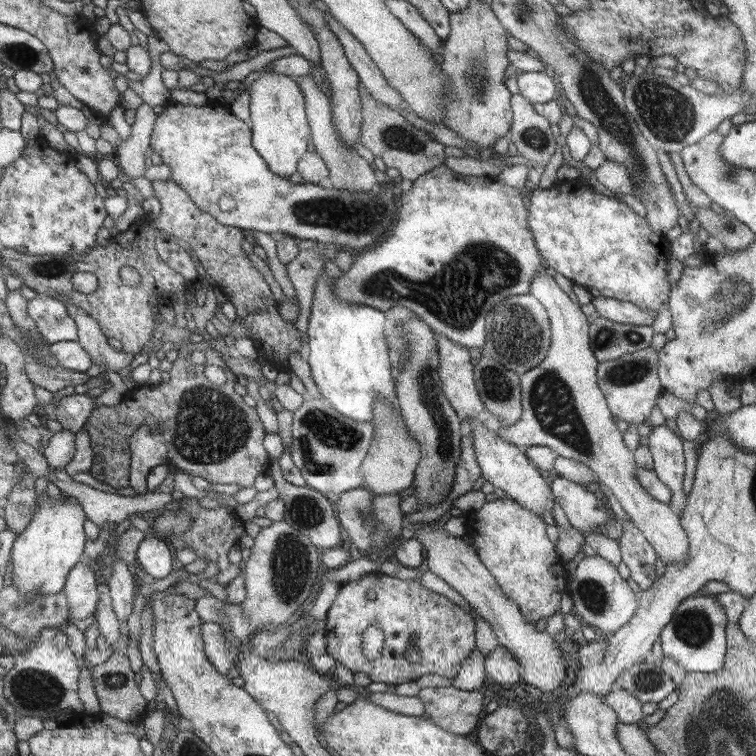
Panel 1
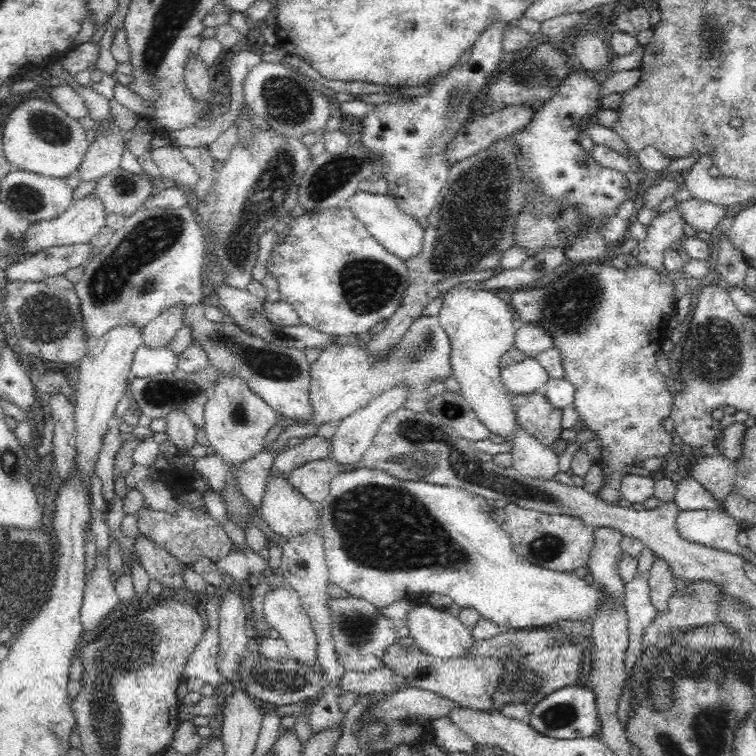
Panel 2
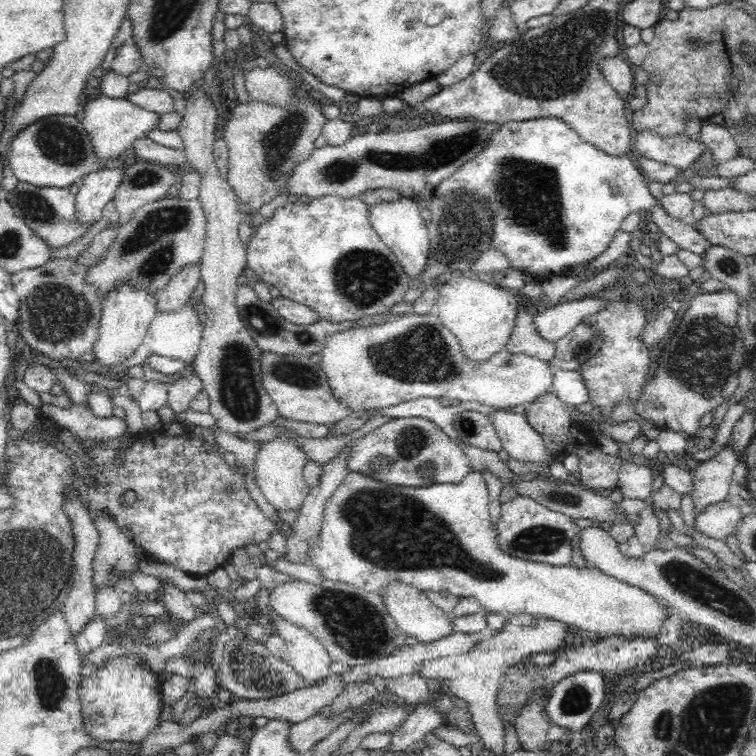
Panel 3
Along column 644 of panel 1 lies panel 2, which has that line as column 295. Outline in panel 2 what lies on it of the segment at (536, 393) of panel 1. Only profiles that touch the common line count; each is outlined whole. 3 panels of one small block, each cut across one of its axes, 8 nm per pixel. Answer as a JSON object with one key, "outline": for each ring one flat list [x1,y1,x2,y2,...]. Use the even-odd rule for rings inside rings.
{"outline":[[271,471,266,480,266,492,261,502,262,520,266,521,266,524,286,541,292,540,298,534,314,532,321,526,321,521,318,520,318,506,291,486,289,476,290,471]]}

